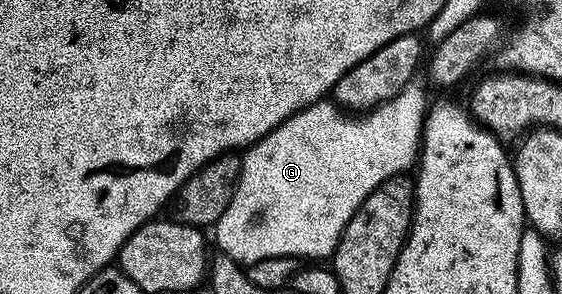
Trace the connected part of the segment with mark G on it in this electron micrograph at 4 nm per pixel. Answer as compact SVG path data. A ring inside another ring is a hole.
M410 84L382 106L354 116L332 100L312 102L240 155L241 171L231 204L215 227L217 250L231 261L248 264L271 256L298 260L325 260L337 250L339 240L355 212L379 184L412 171L419 158L425 128L425 94Z

